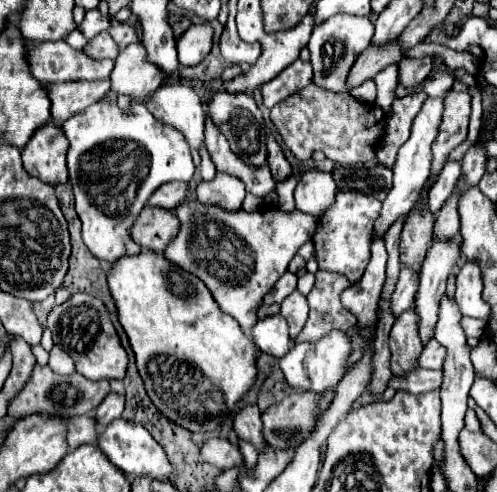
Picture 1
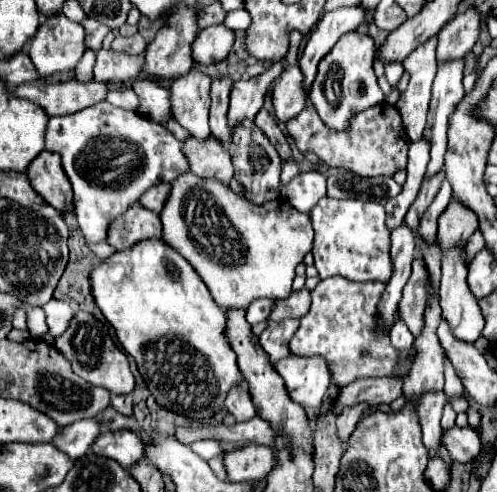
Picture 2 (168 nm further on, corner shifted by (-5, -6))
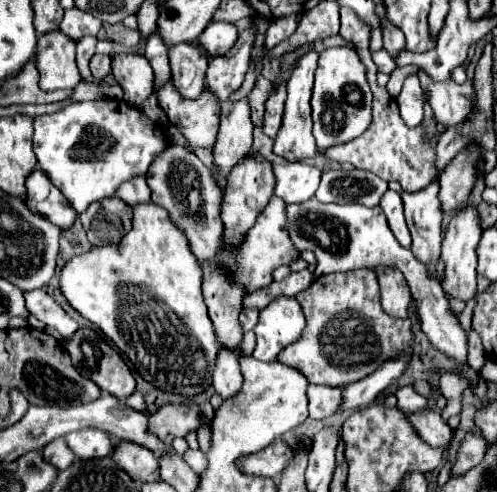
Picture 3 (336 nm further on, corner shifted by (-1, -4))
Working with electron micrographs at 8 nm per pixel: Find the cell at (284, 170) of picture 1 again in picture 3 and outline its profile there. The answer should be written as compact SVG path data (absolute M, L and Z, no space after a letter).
M257 78L257 84L249 92L249 106L251 106L251 120L255 126L263 126L263 114L265 114L265 102L271 96L273 82L267 78Z

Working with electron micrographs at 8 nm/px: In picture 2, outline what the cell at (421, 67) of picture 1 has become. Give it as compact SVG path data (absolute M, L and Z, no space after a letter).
M471 4L465 12L451 18L441 32L437 34L437 60L445 58L461 58L471 52L481 32L481 16L477 8Z

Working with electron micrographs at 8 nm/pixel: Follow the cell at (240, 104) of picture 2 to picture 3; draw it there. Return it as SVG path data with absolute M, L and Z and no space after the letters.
M249 98L241 100L225 100L221 104L221 126L217 134L217 144L213 148L213 158L217 170L213 178L225 188L227 174L231 168L251 152L253 144L253 122L249 110Z

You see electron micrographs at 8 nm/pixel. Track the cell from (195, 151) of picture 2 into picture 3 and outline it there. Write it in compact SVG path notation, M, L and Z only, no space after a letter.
M165 84L159 92L161 108L165 110L169 122L179 128L179 132L189 142L187 148L195 152L197 148L211 150L217 142L219 128L219 106L213 96L205 90L205 96L199 100L181 100L177 92L173 92L173 84Z

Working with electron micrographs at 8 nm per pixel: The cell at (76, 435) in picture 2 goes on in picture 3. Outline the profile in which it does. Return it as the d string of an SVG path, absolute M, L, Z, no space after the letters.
M57 438L57 440L49 442L43 448L43 452L45 452L45 460L49 460L51 464L57 464L57 468L61 468L61 470L69 468L69 464L75 458L75 454L71 452L71 448L67 446L67 442L63 438Z

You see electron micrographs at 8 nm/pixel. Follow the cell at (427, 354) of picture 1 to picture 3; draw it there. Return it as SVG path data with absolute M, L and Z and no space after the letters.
M359 268L353 272L345 272L345 274L319 276L313 280L313 284L305 292L301 292L301 296L297 296L297 300L303 302L301 308L307 318L305 330L299 340L295 340L285 350L281 350L281 356L277 356L277 360L305 372L311 384L345 386L345 384L365 378L365 374L371 374L389 356L397 356L399 352L407 352L410 355L413 353L412 321L409 318L391 318L381 310L377 274L369 272L369 268Z

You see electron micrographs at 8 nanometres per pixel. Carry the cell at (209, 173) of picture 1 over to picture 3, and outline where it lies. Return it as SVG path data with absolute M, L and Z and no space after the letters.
M179 44L169 52L171 74L175 90L187 98L197 100L205 90L205 72L209 58L195 44Z

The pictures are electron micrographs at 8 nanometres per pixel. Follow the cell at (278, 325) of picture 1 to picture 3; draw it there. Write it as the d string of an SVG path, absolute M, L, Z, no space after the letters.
M279 296L261 310L259 324L253 328L257 336L257 344L253 350L253 358L271 362L277 358L277 354L295 342L301 336L301 330L305 326L305 316L295 298Z

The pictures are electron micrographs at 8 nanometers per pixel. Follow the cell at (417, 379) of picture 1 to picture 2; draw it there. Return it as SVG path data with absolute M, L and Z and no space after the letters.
M359 378L341 388L337 394L337 402L333 404L333 414L341 414L347 406L365 404L391 404L395 398L403 394L403 382L397 378Z

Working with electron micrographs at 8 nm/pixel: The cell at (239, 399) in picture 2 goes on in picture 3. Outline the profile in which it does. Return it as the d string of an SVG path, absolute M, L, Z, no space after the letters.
M221 348L217 356L217 368L213 370L213 388L223 398L229 400L241 392L243 376L239 370L239 360L235 352Z

